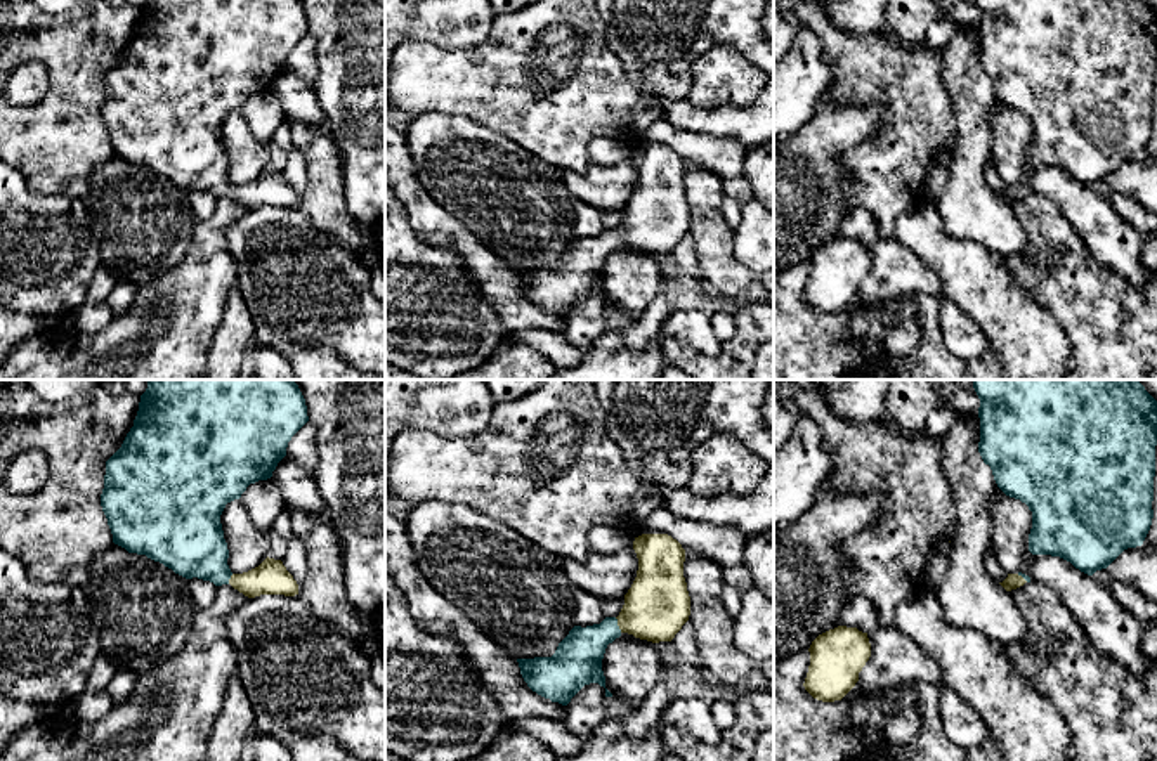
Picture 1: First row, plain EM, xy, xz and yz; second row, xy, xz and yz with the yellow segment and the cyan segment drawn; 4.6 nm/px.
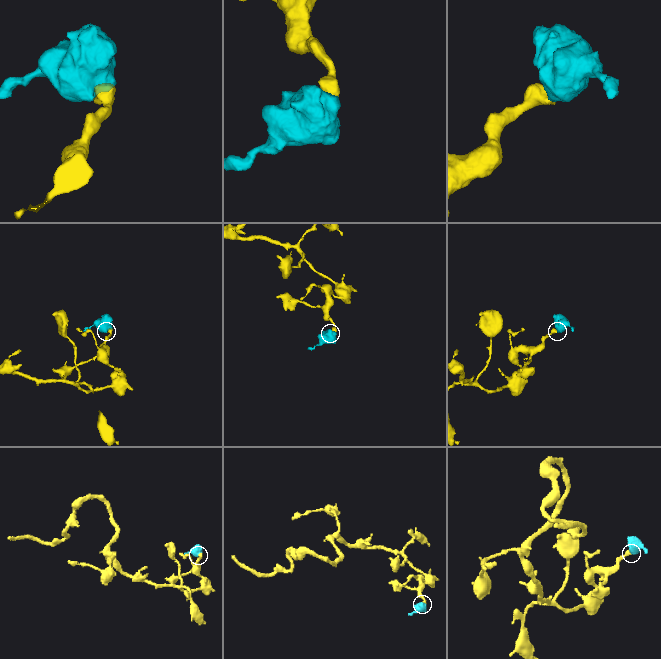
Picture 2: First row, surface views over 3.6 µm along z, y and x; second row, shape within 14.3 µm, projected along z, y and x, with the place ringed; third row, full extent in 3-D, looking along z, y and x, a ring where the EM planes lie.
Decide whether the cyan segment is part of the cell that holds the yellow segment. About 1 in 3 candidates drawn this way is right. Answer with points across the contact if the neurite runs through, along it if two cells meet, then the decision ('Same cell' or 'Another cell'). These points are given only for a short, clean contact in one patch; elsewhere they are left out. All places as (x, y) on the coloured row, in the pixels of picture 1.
Path across: xz (658, 604), (647, 614), (618, 624), (609, 628), (578, 659). Same cell

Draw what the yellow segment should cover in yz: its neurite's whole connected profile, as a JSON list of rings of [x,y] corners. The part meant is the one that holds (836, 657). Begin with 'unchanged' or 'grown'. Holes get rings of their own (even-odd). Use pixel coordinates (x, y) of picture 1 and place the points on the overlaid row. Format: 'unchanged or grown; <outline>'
unchanged; [[[838,626],[819,634],[810,648],[805,690],[817,700],[841,700],[859,681],[859,673],[871,657],[867,633]]]

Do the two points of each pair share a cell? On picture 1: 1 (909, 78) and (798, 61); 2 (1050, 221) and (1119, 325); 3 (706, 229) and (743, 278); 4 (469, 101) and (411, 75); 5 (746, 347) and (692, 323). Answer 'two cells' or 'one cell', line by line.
1: two cells
2: one cell
3: one cell
4: one cell
5: two cells

